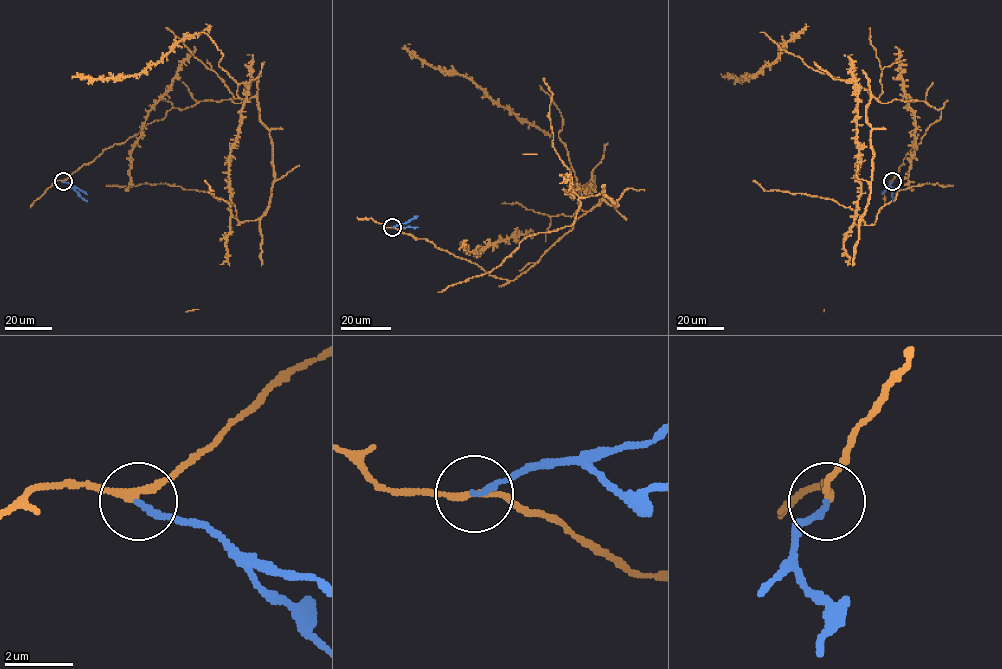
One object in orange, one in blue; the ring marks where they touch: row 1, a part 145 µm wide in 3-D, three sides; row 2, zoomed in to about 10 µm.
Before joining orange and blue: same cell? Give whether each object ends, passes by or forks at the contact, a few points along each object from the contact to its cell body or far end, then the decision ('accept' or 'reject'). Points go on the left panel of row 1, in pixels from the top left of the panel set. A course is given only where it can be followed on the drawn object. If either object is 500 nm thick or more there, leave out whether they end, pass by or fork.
orange passes by | blue ends | orange via (63, 181), (172, 108), (256, 97), (274, 171), (258, 218), (237, 225), (231, 201), (203, 191), (106, 185) | blue via (63, 181), (87, 201) | reject

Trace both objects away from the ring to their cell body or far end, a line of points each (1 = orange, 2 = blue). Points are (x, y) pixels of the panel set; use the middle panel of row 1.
1: (392, 227), (508, 281), (601, 199), (617, 205), (581, 197), (571, 225), (526, 236), (498, 266), (438, 291)
2: (392, 227), (398, 225), (418, 227)

